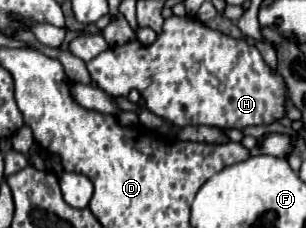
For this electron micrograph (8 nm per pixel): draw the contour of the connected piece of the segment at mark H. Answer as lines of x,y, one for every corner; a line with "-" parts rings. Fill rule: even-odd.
170,17
164,21
164,27
154,43
142,45
138,39
134,39
126,45
110,47
88,63
88,71
92,81
112,97
128,97
128,93
136,89
146,101
146,107
154,115
178,127
208,125
218,127
222,131
226,129
242,131
254,125
276,123
284,119
288,111
286,81
280,73
270,69
258,47
248,45
244,39
234,39
216,29
210,29
196,17

